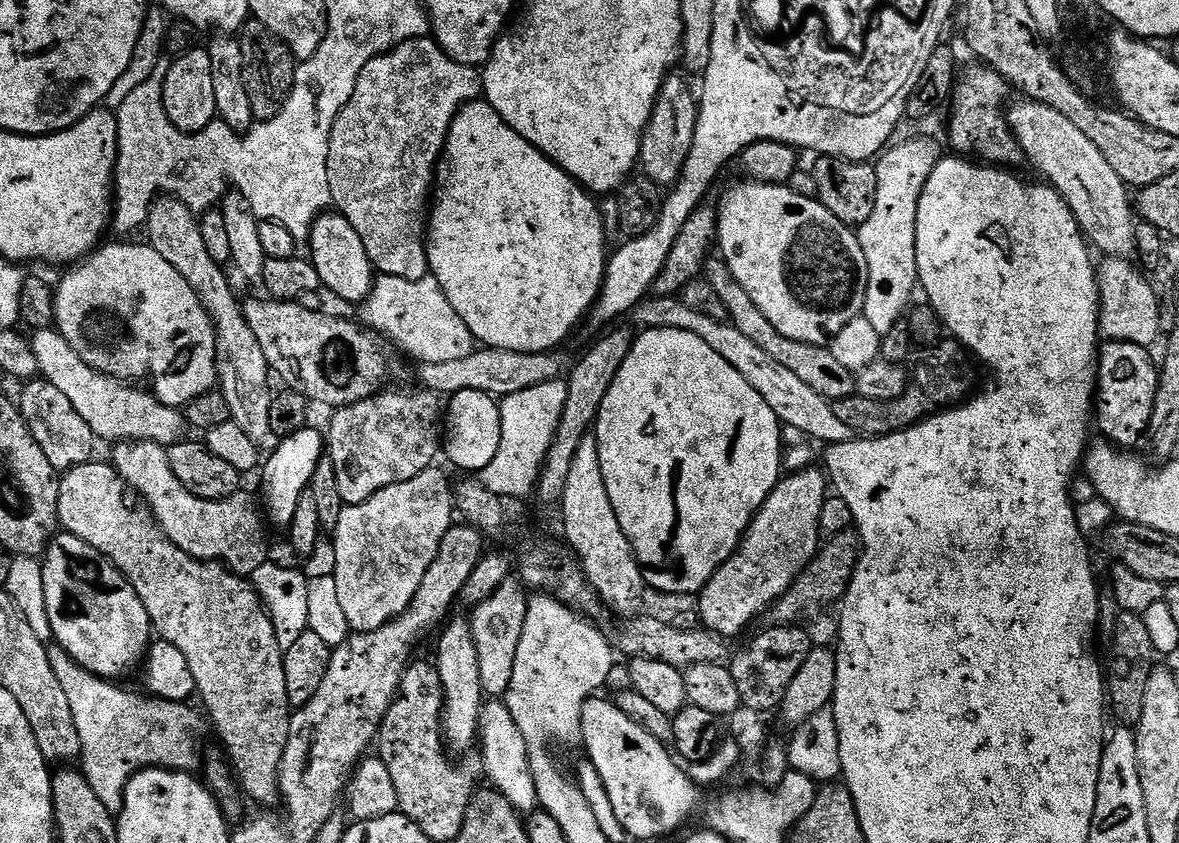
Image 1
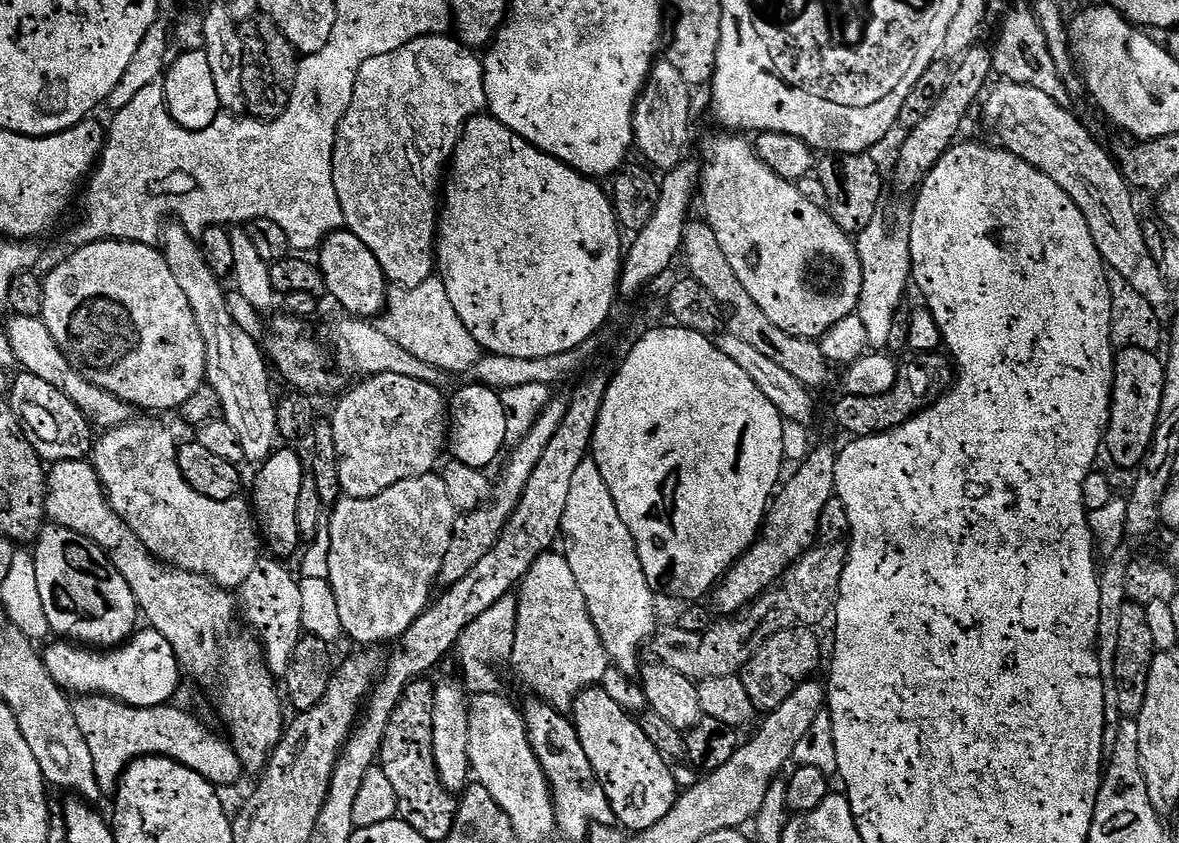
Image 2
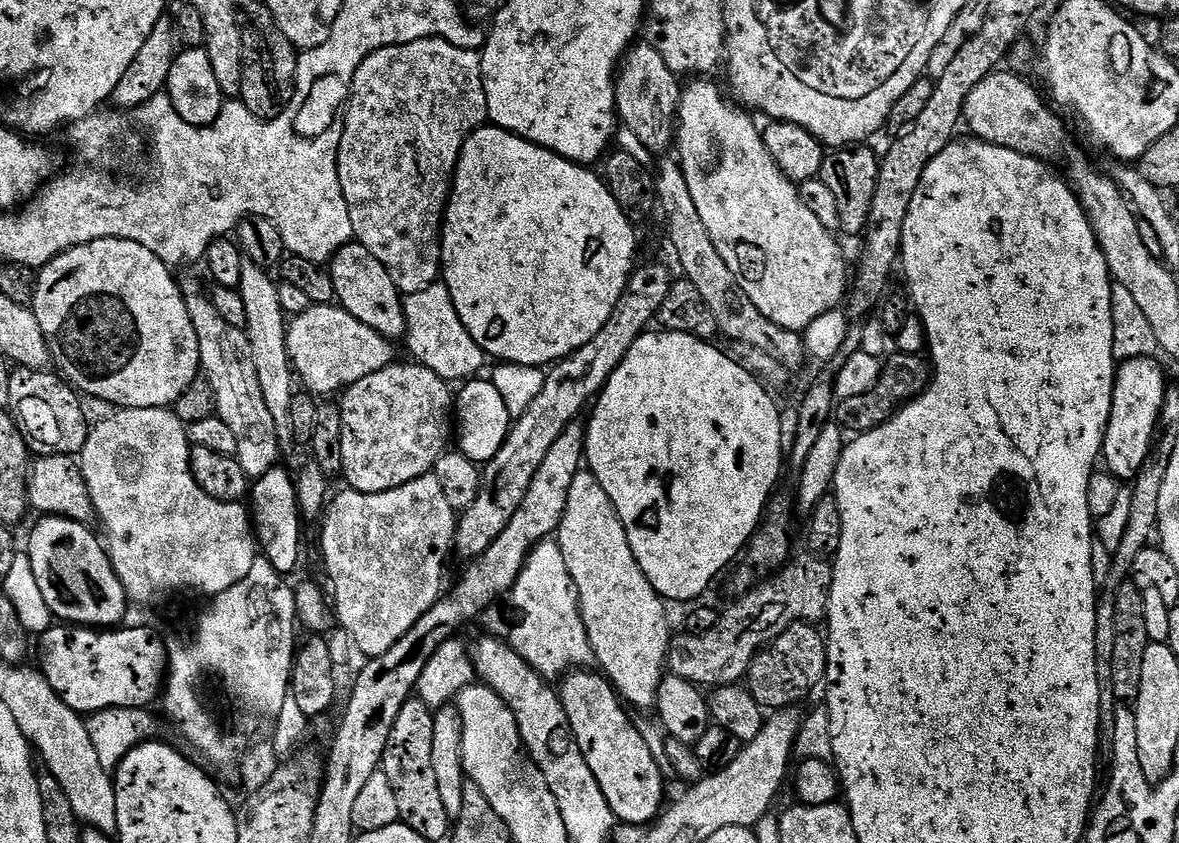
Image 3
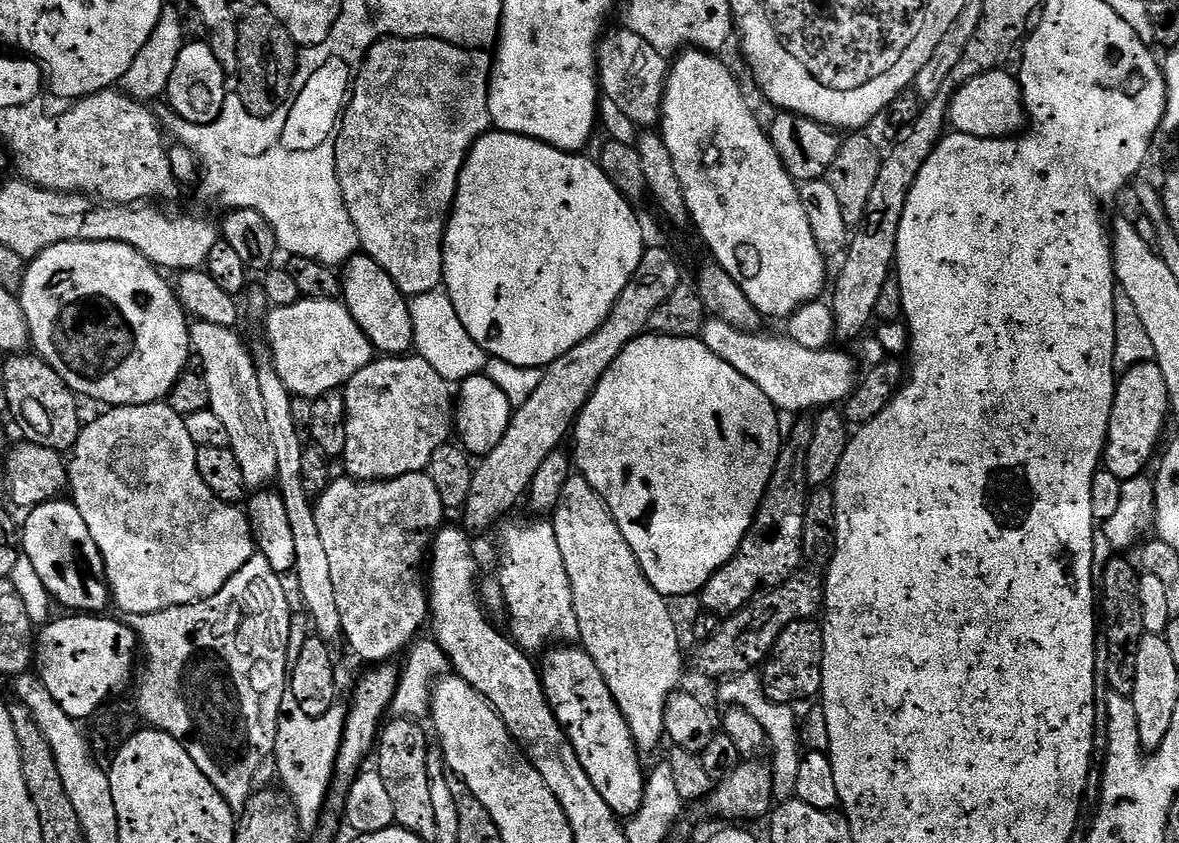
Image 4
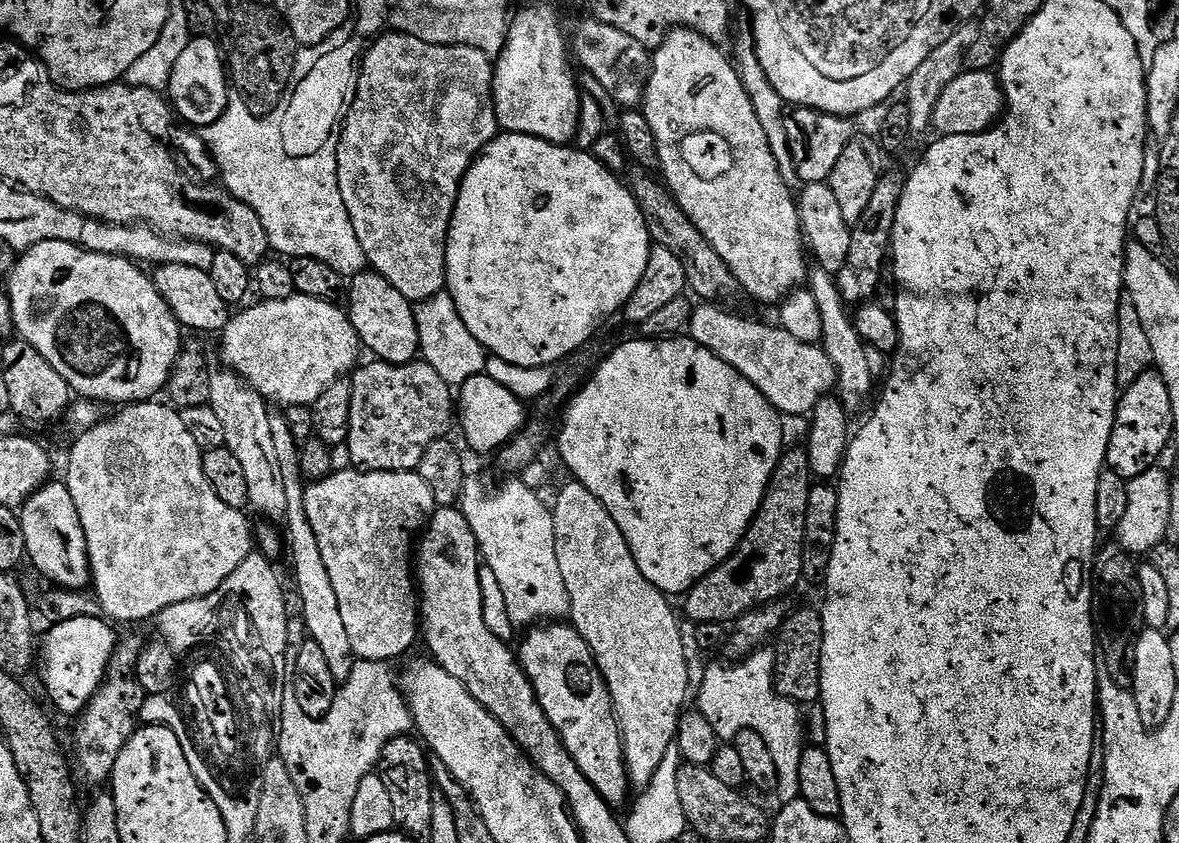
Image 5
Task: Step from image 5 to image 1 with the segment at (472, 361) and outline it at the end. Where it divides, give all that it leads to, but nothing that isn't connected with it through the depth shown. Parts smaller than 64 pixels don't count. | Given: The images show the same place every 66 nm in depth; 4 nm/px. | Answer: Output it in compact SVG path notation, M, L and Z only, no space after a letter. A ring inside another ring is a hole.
M430 274L421 280L377 275L372 281L370 294L359 305L358 312L359 323L379 332L395 347L397 344L406 355L413 356L420 364L451 362L466 358L466 354L474 351L471 330L466 322L462 322L462 318L458 318L454 306L450 306L450 298L446 298L442 286Z

